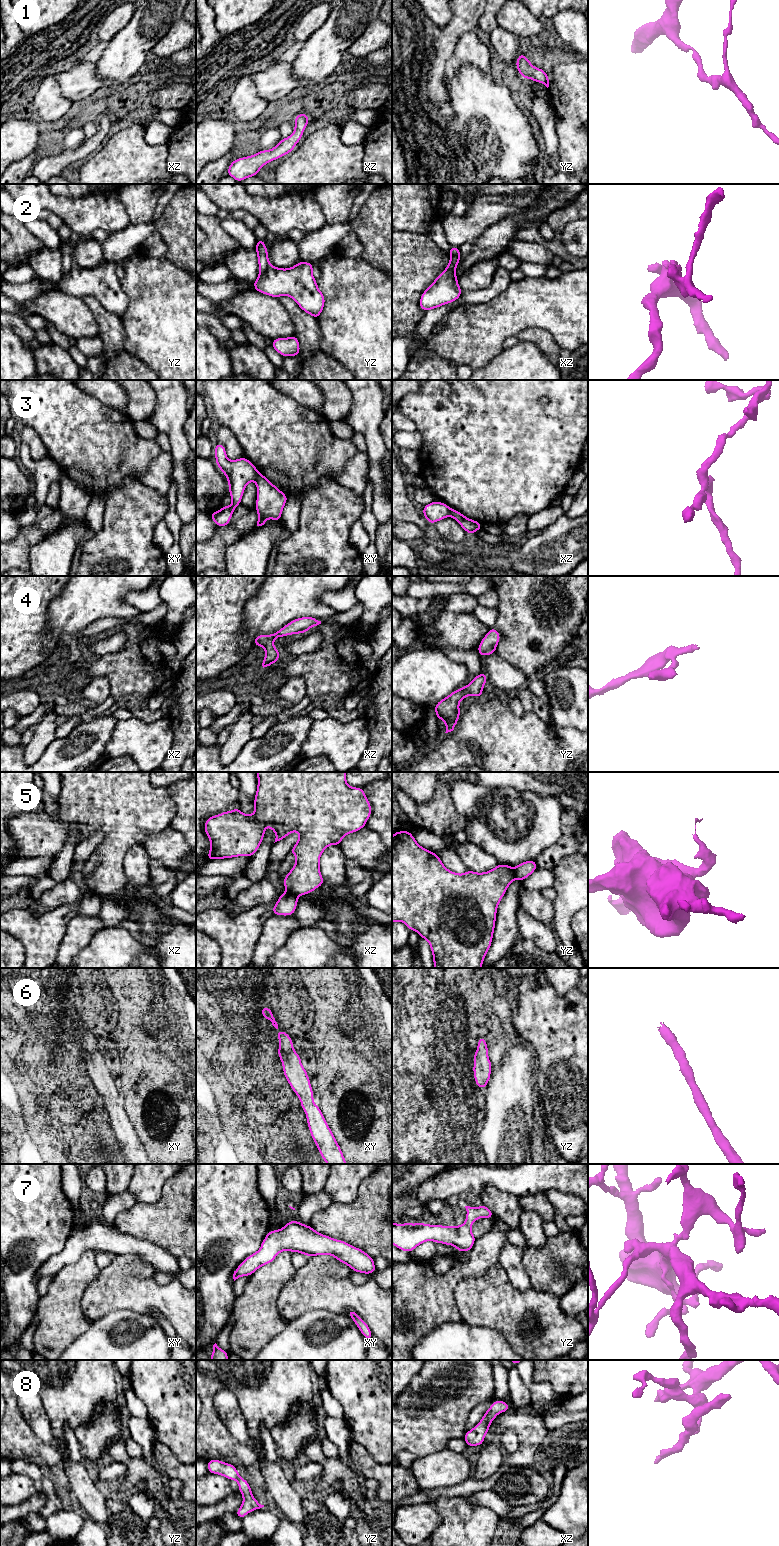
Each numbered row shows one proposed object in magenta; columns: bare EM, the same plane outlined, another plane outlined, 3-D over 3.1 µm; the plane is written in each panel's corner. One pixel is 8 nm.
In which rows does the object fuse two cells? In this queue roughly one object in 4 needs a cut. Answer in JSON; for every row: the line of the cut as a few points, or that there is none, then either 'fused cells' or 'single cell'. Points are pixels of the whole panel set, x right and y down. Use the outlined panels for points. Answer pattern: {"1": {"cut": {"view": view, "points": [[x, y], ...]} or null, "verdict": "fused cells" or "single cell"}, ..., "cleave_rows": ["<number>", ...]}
{"1": {"cut": null, "verdict": "single cell"}, "2": {"cut": {"view": "yz", "points": [[270, 265], [259, 274]]}, "verdict": "fused cells"}, "3": {"cut": {"view": "xy", "points": [[259, 473], [254, 480]]}, "verdict": "fused cells"}, "4": {"cut": null, "verdict": "single cell"}, "5": {"cut": {"view": "yz", "points": [[513, 868], [515, 878]]}, "verdict": "fused cells"}, "6": {"cut": null, "verdict": "single cell"}, "7": {"cut": null, "verdict": "single cell"}, "8": {"cut": null, "verdict": "single cell"}, "cleave_rows": ["2", "3", "5"]}

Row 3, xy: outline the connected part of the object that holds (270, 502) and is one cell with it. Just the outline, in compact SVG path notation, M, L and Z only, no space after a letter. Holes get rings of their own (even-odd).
M261 473L256 477L255 483L257 500L254 507L258 513L257 526L264 525L269 518L280 521L288 496Z

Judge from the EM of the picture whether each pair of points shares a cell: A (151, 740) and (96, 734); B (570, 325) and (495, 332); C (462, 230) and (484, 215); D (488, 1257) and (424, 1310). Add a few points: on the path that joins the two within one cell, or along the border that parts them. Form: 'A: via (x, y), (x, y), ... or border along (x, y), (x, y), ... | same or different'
A: border along (117, 721), (103, 754) | different
B: via (551, 318), (514, 318) | same
C: via (467, 227), (479, 218) | same
D: via (471, 1265), (460, 1271), (438, 1293) | same

